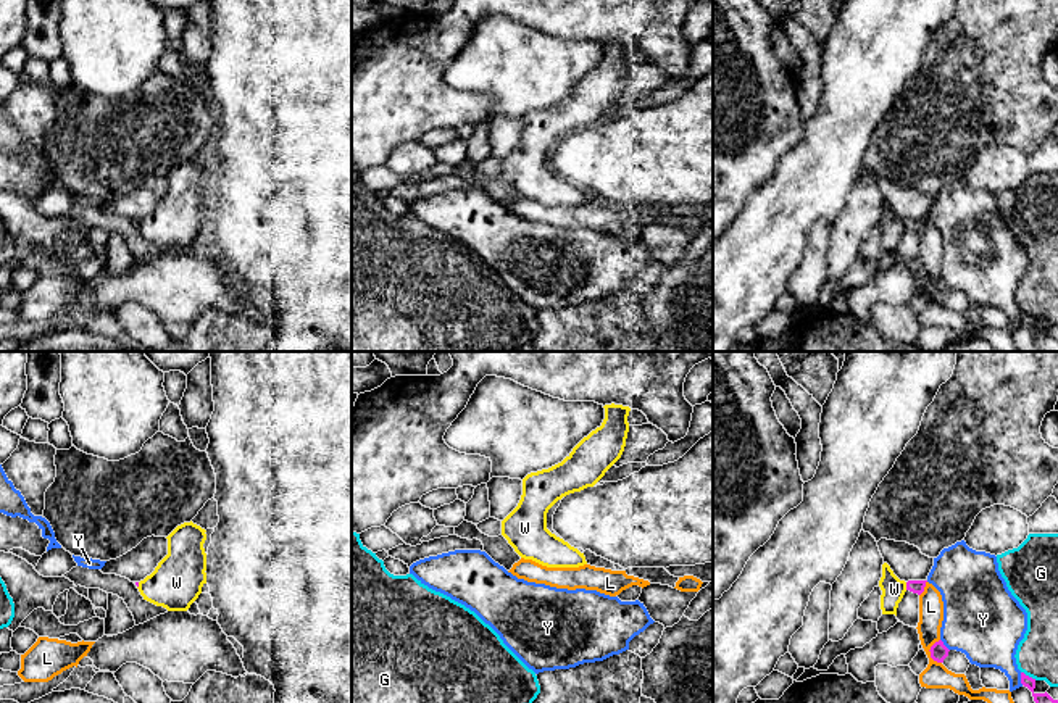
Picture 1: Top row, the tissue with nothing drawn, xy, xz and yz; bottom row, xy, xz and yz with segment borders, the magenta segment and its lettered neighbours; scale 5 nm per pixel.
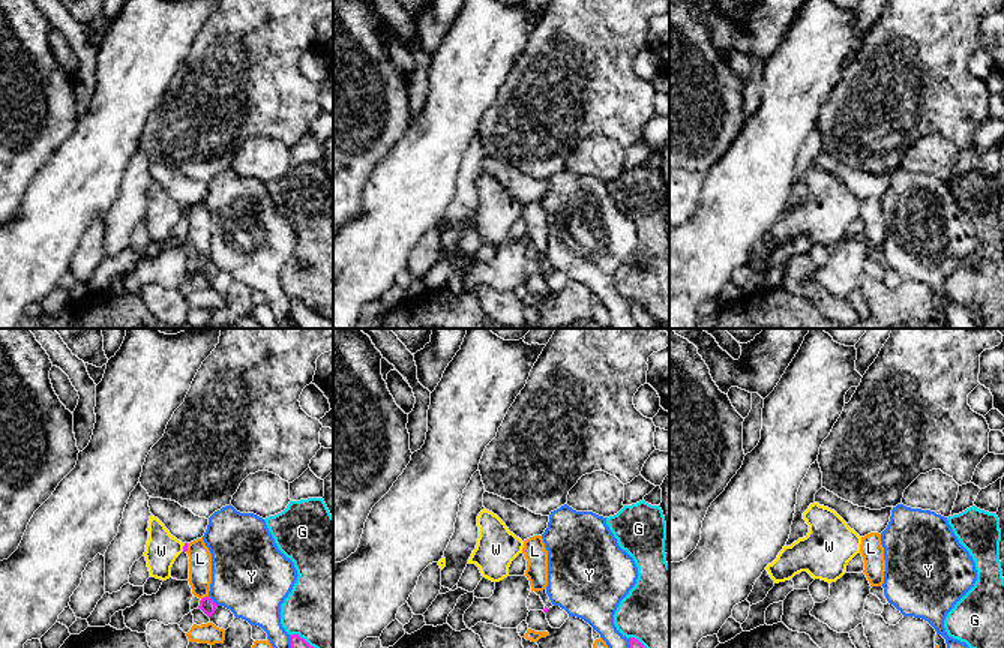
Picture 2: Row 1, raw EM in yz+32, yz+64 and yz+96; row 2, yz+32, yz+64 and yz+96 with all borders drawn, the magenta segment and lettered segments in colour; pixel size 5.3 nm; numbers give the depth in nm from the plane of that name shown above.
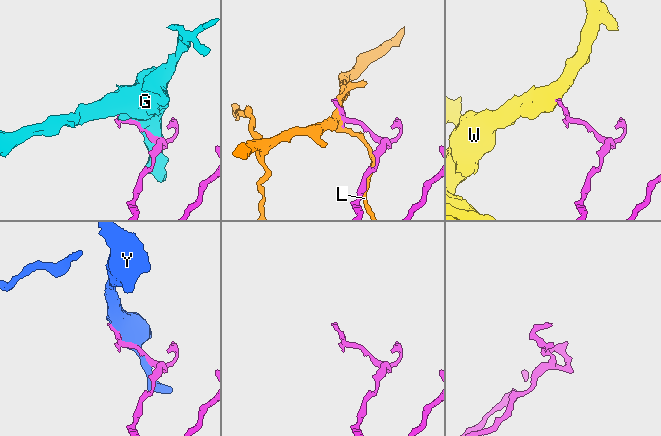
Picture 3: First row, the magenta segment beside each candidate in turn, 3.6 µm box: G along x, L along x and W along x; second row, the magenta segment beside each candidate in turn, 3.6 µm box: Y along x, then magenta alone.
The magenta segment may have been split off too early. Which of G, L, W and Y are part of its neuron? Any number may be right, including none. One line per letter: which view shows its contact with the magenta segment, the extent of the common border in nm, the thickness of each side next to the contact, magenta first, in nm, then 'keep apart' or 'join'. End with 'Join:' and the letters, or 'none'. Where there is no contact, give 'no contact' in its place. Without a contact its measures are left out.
G: yz | 90 nm | 60/200 nm | keep apart
L: yz | 130 nm | 90/130 nm | keep apart
W: yz | 40 nm | 60/120 nm | keep apart
Y: yz | 70 nm | 60/280 nm | keep apart
Join: none

